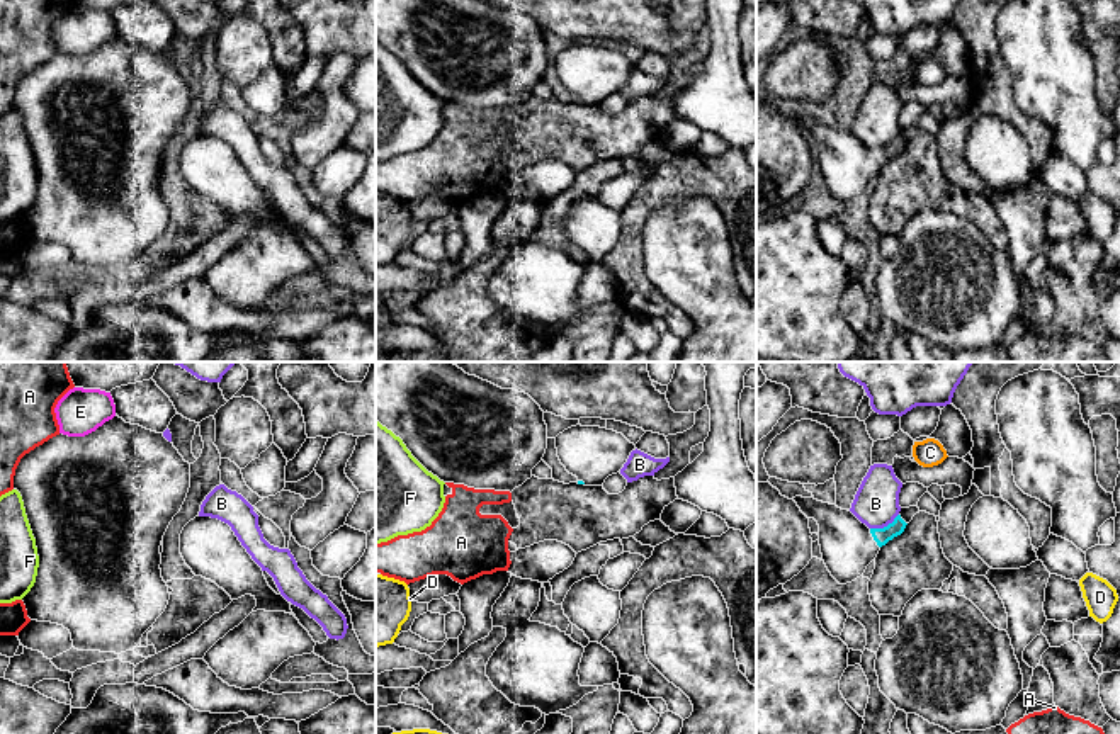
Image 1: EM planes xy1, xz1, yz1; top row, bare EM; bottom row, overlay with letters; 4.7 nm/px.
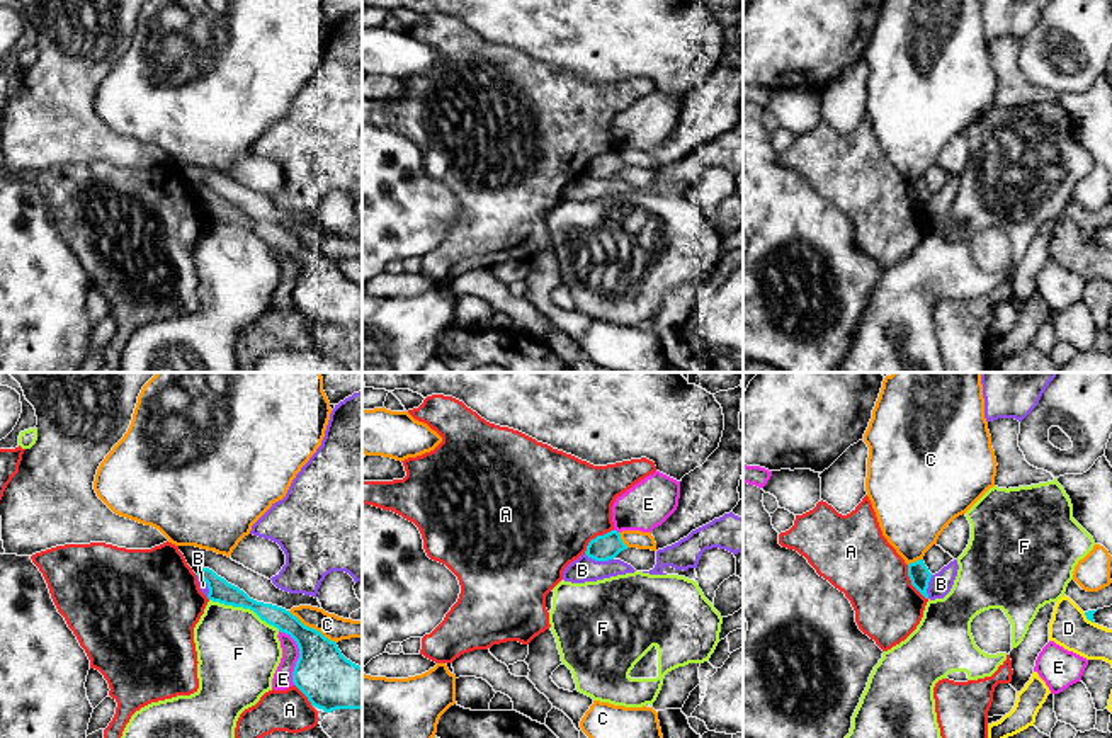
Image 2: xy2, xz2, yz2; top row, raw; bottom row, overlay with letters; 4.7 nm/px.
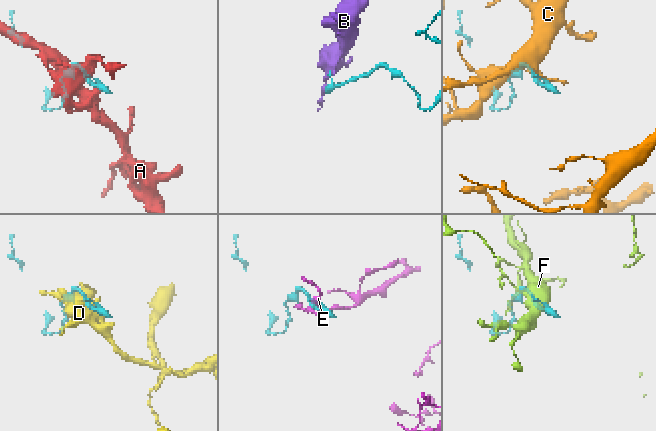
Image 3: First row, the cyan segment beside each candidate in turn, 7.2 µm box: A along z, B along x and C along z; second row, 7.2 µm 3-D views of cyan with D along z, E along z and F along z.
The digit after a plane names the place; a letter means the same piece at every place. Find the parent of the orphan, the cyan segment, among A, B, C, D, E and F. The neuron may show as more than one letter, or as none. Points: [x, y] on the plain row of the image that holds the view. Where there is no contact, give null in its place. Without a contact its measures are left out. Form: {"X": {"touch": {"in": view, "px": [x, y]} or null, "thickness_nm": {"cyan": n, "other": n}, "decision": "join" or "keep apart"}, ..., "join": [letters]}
{"A": {"touch": {"in": "xz2", "px": [597, 155]}, "thickness_nm": {"cyan": 120, "other": 480}, "decision": "keep apart"}, "B": {"touch": {"in": "yz1", "px": [884, 146]}, "thickness_nm": {"cyan": 80, "other": 220}, "decision": "keep apart"}, "C": {"touch": {"in": "xy2", "px": [312, 247]}, "thickness_nm": {"cyan": 260, "other": 120}, "decision": "keep apart"}, "D": {"touch": {"in": "yz2", "px": [1089, 238]}, "thickness_nm": {"cyan": 40, "other": 190}, "decision": "keep apart"}, "E": {"touch": {"in": "xy2", "px": [300, 274]}, "thickness_nm": {"cyan": 260, "other": 100}, "decision": "keep apart"}, "F": {"touch": {"in": "xy2", "px": [245, 227]}, "thickness_nm": {"cyan": 110, "other": 380}, "decision": "keep apart"}, "join": []}

